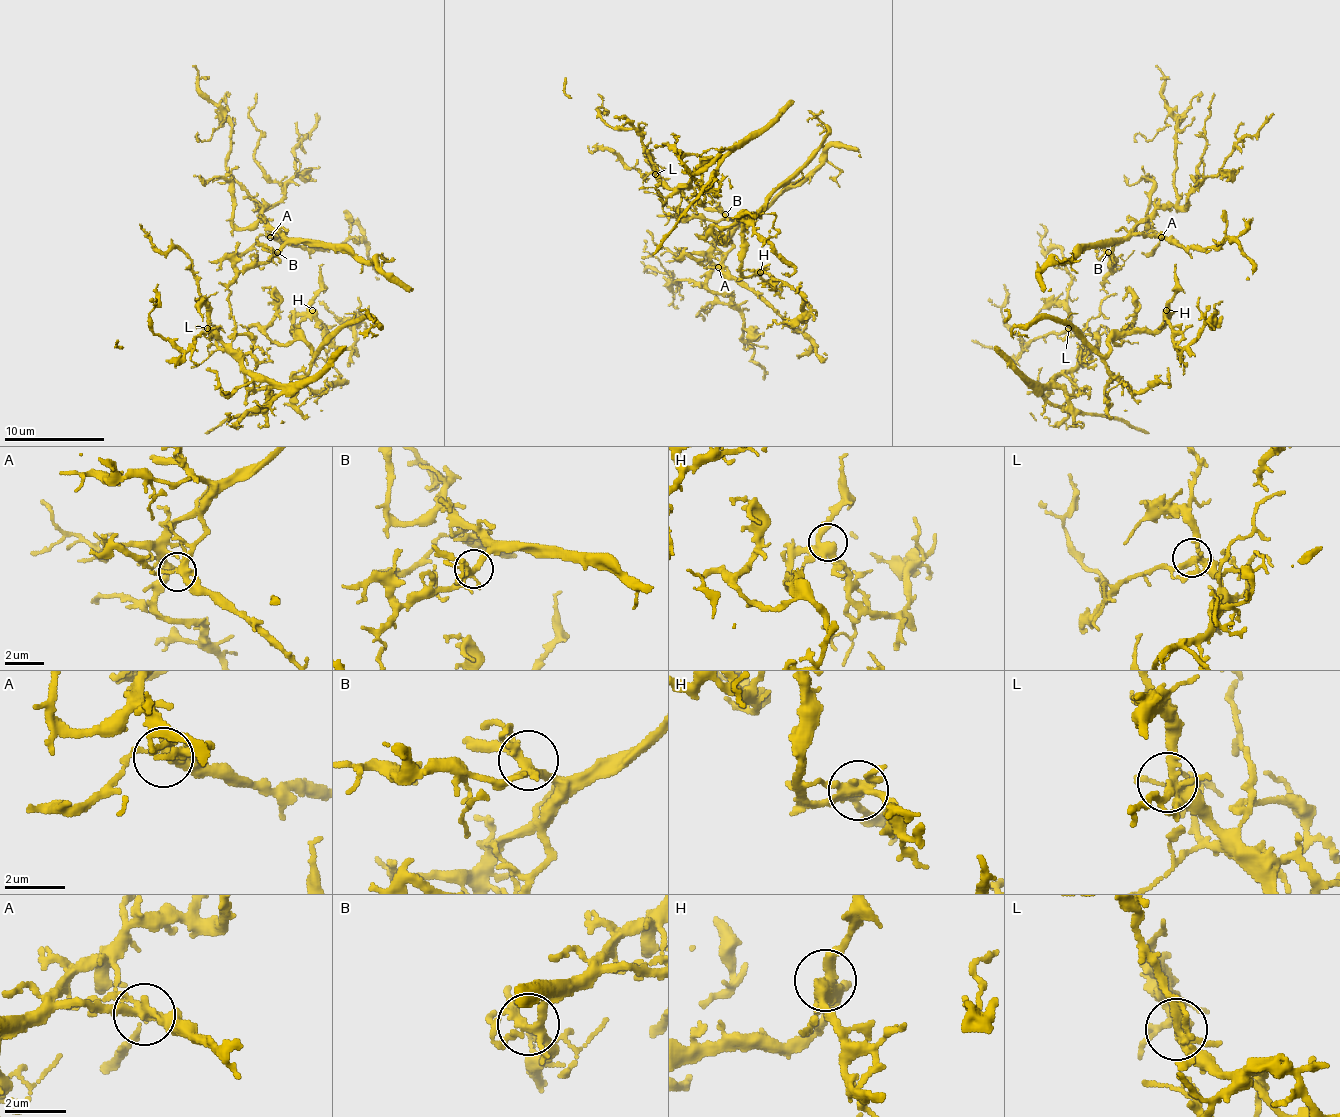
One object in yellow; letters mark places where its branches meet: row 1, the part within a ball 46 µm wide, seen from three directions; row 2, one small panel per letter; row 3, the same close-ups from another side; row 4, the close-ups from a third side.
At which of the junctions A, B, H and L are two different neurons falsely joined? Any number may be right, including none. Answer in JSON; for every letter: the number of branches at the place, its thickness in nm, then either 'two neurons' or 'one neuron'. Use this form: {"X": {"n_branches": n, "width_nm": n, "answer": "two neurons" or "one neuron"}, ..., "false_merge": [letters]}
{"A": {"n_branches": 4, "width_nm": 280, "answer": "one neuron"}, "B": {"n_branches": 6, "width_nm": 260, "answer": "one neuron"}, "H": {"n_branches": 5, "width_nm": 360, "answer": "one neuron"}, "L": {"n_branches": 5, "width_nm": 240, "answer": "one neuron"}, "false_merge": []}

